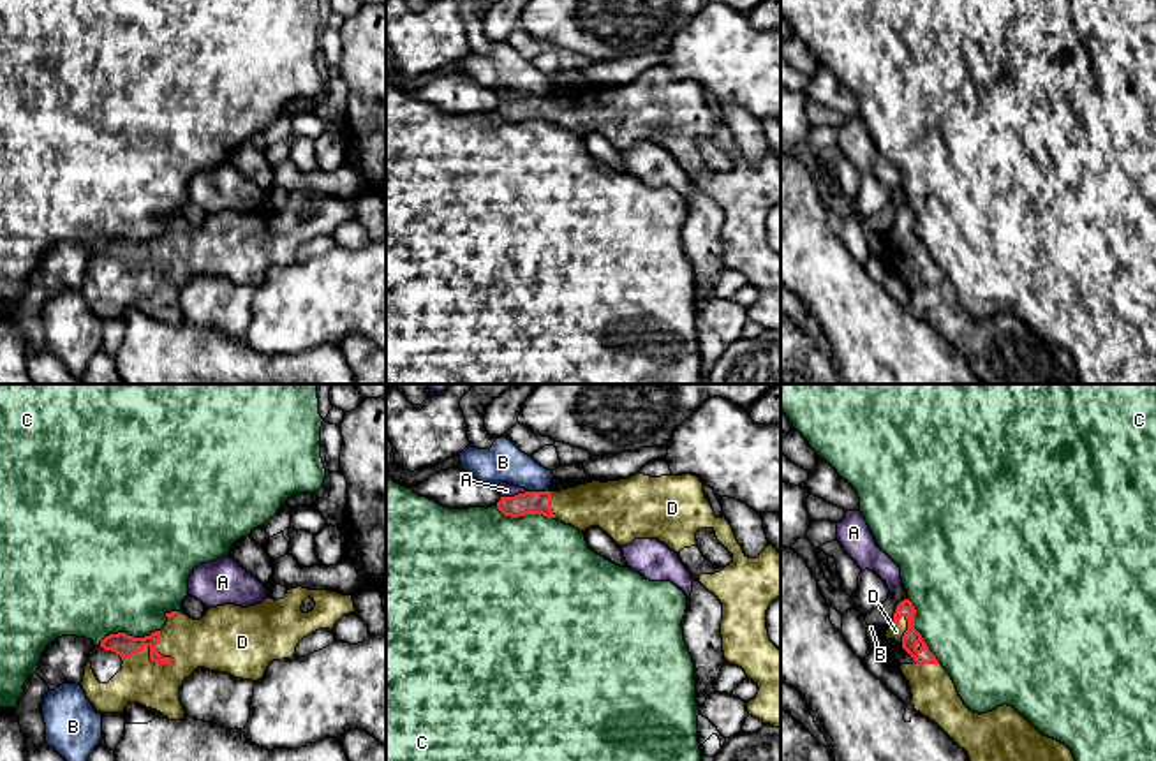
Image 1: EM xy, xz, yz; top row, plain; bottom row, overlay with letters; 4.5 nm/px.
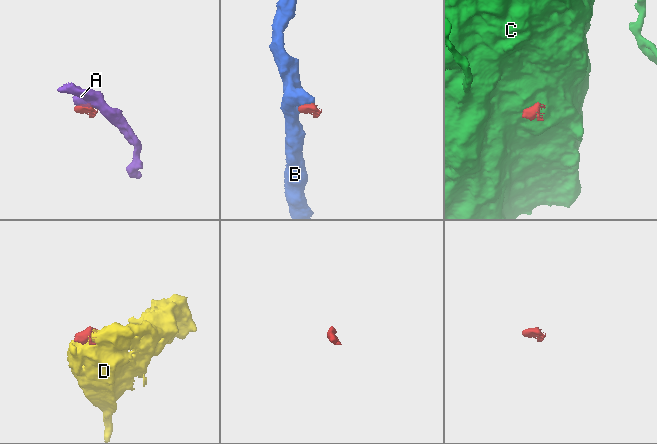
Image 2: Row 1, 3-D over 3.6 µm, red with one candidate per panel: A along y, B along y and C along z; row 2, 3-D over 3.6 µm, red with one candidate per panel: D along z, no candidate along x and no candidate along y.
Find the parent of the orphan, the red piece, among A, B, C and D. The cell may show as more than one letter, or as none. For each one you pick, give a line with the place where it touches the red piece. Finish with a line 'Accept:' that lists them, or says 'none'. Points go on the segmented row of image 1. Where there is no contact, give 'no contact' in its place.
D: meets red in xy at (150, 652)
Accept: D

